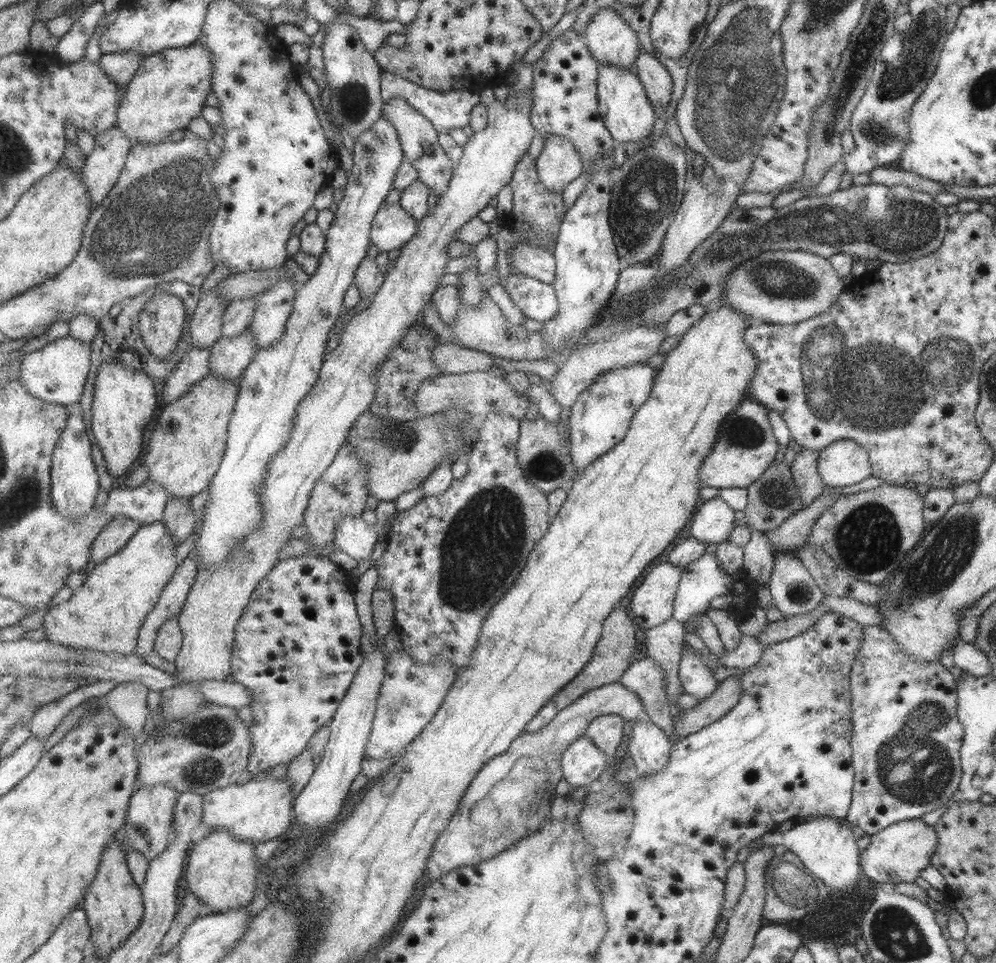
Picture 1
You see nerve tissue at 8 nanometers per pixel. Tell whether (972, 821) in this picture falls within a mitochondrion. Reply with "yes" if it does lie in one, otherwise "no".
no

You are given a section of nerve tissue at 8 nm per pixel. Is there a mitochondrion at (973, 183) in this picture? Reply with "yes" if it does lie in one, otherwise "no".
no

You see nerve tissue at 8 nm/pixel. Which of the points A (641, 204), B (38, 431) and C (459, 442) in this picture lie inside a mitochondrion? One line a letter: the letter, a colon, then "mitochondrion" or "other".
A: mitochondrion
B: other
C: other

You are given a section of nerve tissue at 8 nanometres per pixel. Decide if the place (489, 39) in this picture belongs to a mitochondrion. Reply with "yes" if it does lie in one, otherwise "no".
no

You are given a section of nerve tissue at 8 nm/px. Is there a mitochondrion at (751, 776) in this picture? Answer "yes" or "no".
no

